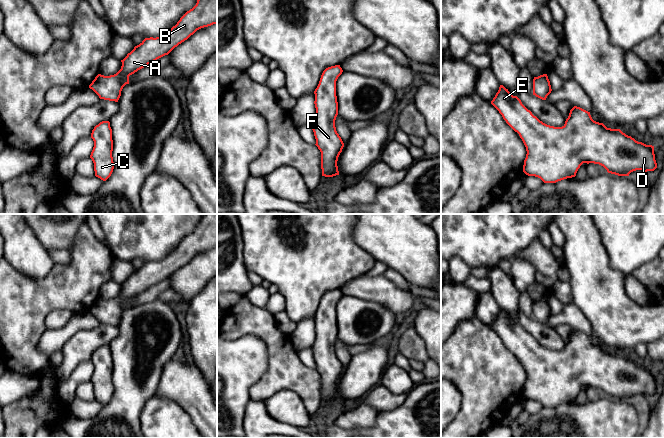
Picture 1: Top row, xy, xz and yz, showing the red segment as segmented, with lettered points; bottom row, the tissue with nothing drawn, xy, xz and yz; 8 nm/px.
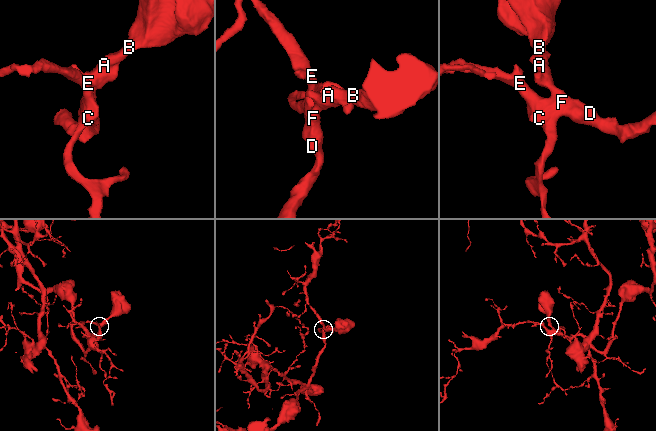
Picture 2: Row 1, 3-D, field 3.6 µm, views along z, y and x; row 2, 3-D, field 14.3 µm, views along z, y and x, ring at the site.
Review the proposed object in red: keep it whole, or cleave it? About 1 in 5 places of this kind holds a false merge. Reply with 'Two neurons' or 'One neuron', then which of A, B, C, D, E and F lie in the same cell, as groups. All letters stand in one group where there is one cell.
One neuron. Groups: A B C D E F

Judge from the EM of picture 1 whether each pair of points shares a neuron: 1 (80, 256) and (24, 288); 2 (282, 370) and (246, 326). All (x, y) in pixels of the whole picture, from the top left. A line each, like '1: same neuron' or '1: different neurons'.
1: same neuron
2: same neuron

